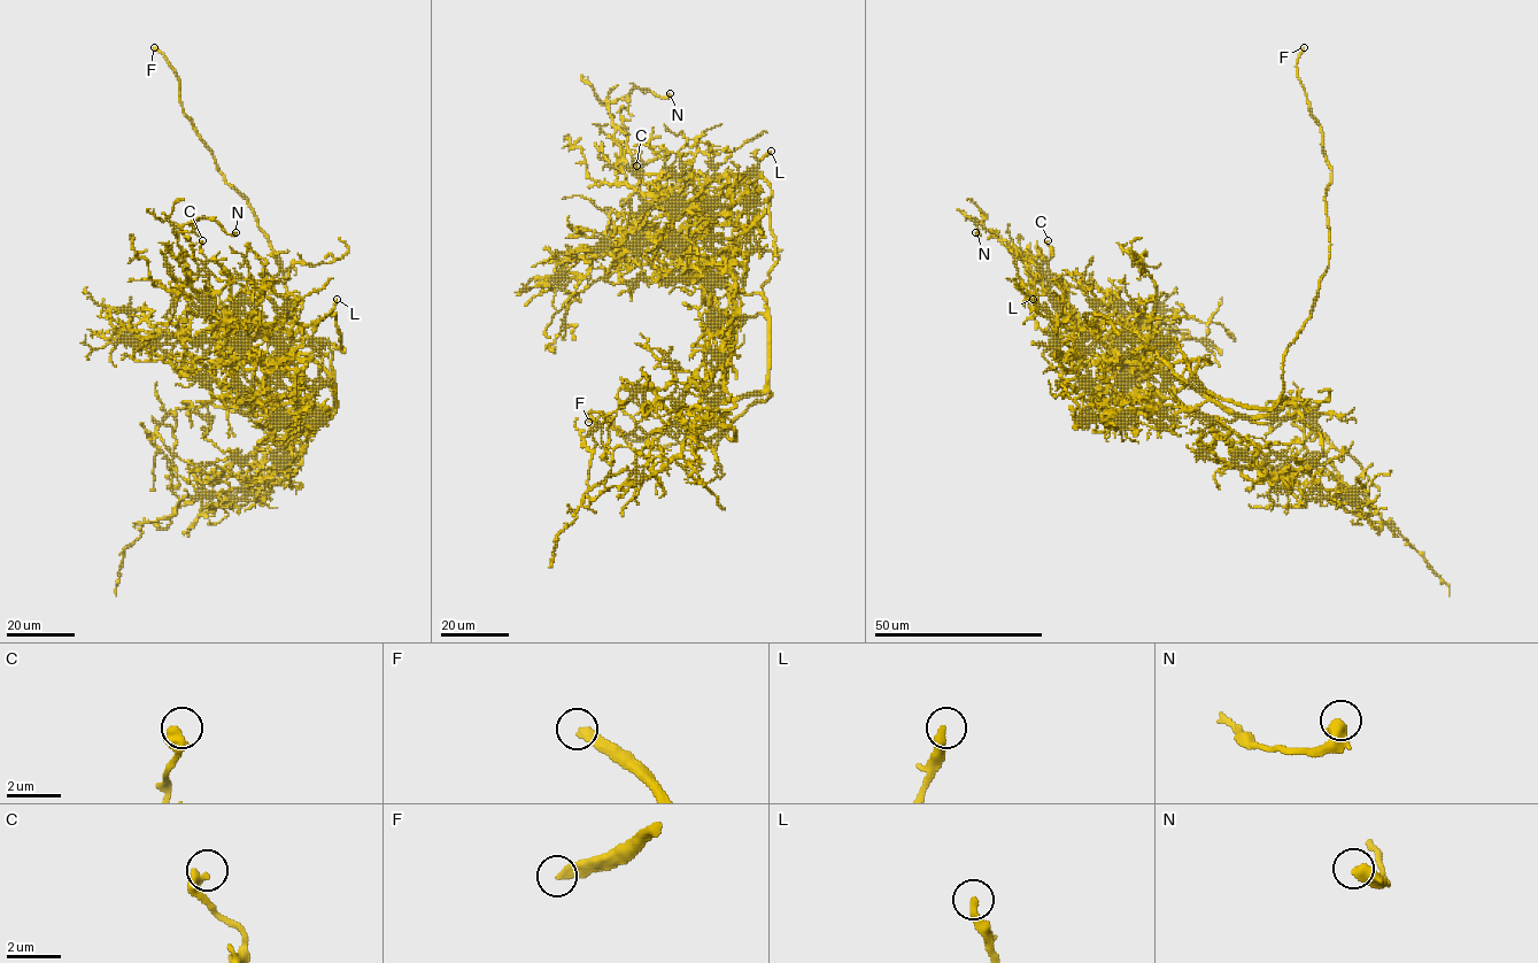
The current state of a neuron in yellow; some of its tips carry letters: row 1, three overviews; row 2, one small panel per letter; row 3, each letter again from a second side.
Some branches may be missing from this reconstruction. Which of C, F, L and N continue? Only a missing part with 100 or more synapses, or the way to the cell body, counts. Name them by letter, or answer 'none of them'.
F

